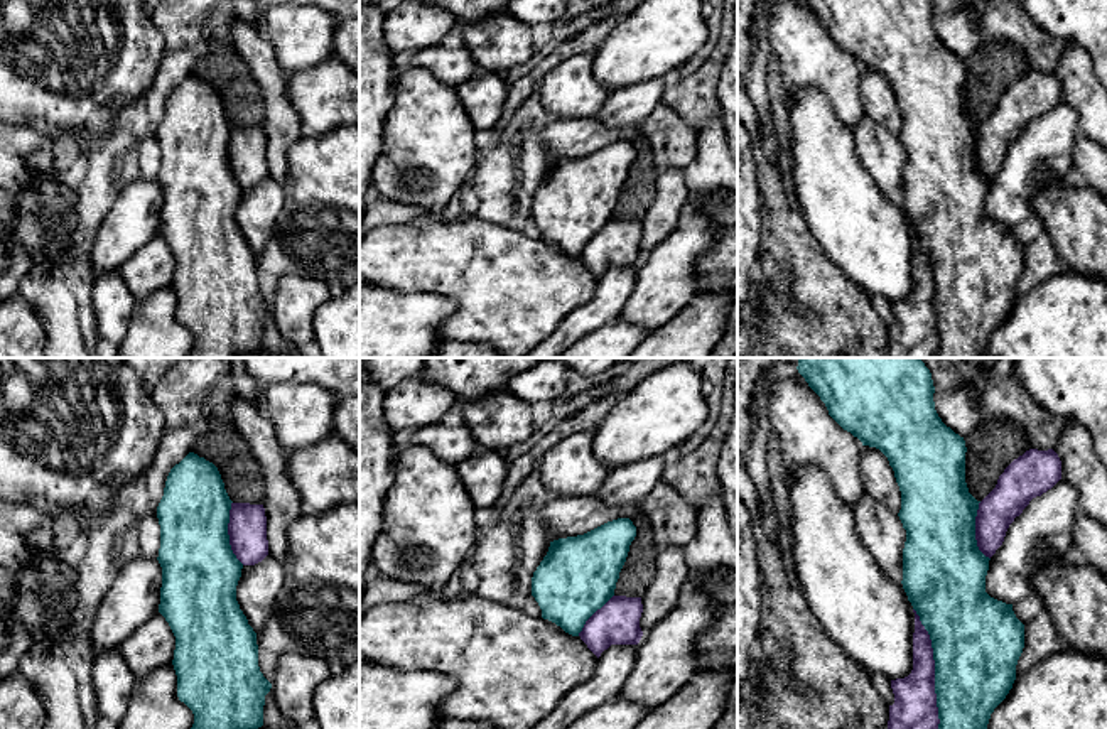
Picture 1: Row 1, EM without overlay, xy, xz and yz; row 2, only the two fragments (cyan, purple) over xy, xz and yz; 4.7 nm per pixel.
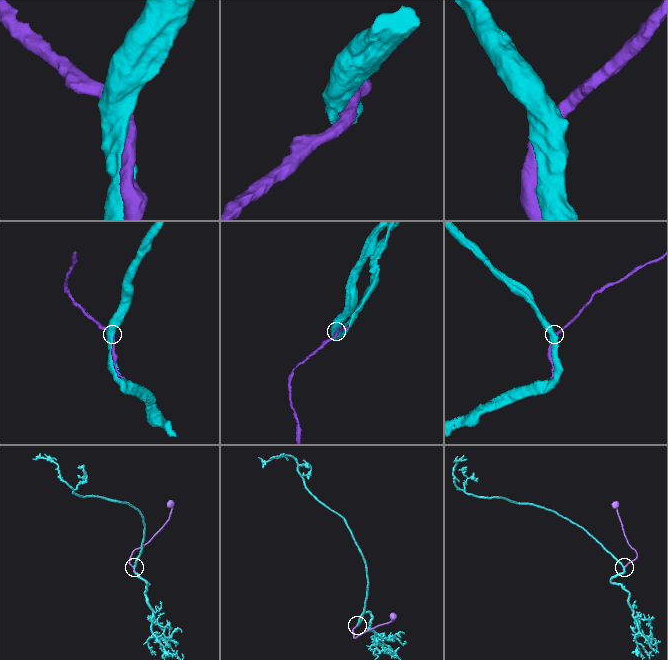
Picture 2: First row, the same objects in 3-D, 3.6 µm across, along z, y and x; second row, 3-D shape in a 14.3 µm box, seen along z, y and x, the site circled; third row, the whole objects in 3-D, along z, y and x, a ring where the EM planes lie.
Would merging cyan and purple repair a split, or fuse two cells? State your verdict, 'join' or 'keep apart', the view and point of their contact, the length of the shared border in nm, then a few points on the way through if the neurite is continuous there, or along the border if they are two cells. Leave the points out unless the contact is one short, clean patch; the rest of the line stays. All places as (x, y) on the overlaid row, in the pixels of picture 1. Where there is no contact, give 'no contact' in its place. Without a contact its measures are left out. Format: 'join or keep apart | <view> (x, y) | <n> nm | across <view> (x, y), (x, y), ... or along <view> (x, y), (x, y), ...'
join | yz (935, 669) | 600 nm

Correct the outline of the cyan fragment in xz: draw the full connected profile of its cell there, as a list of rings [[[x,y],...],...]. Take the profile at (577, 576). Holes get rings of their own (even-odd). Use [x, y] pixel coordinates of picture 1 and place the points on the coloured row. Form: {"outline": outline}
{"outline": [[[618,518],[584,535],[554,540],[532,577],[532,596],[542,609],[542,618],[579,636],[597,658],[611,645],[638,645],[643,636],[641,597],[614,594],[634,537],[633,521]]]}

